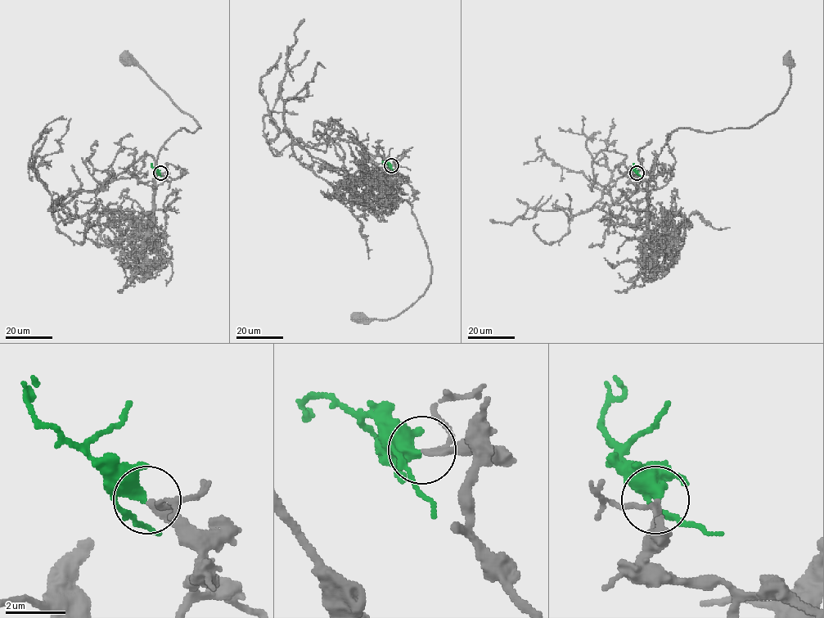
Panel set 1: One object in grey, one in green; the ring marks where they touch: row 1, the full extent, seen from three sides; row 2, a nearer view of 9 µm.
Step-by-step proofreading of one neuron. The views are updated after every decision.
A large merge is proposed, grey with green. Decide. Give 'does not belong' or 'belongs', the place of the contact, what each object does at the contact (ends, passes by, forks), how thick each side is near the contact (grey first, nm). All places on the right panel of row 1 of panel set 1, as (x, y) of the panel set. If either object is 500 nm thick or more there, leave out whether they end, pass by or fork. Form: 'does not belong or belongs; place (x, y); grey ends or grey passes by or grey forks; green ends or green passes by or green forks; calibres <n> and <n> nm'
belongs; place (637, 173); grey passes by; green ends; calibres 170 and 440 nm

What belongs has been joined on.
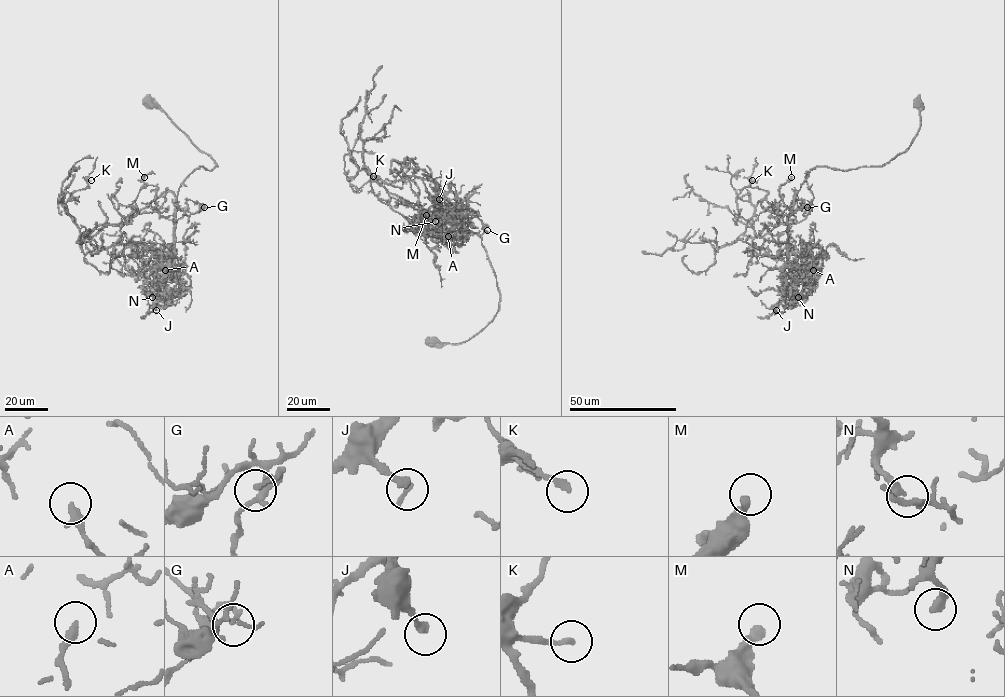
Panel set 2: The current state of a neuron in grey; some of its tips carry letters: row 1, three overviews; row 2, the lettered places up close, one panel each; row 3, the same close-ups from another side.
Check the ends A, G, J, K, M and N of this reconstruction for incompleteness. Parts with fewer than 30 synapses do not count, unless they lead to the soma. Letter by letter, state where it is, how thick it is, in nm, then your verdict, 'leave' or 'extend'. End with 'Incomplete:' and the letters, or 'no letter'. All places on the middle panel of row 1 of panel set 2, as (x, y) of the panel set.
A: at (448, 236); 340 nm thick; leave
G: at (487, 230); 140 nm thick; leave
J: at (439, 199); 160 nm thick; leave
K: at (373, 176); 200 nm thick; leave
M: at (426, 215); 340 nm thick; leave
N: at (435, 221); 360 nm thick; extend
Incomplete: N

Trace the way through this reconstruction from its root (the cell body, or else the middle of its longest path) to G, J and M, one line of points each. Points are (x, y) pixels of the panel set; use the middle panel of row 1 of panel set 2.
G: (432, 340), (466, 341), (498, 312), (495, 272), (481, 237), (461, 223), (458, 207), (465, 207), (487, 230)
J: (432, 340), (466, 341), (492, 320), (500, 302), (481, 237), (461, 223), (457, 211), (439, 208), (439, 199)
M: (432, 340), (476, 334), (500, 291), (481, 237), (459, 218), (371, 183), (410, 220), (439, 203), (426, 215)

